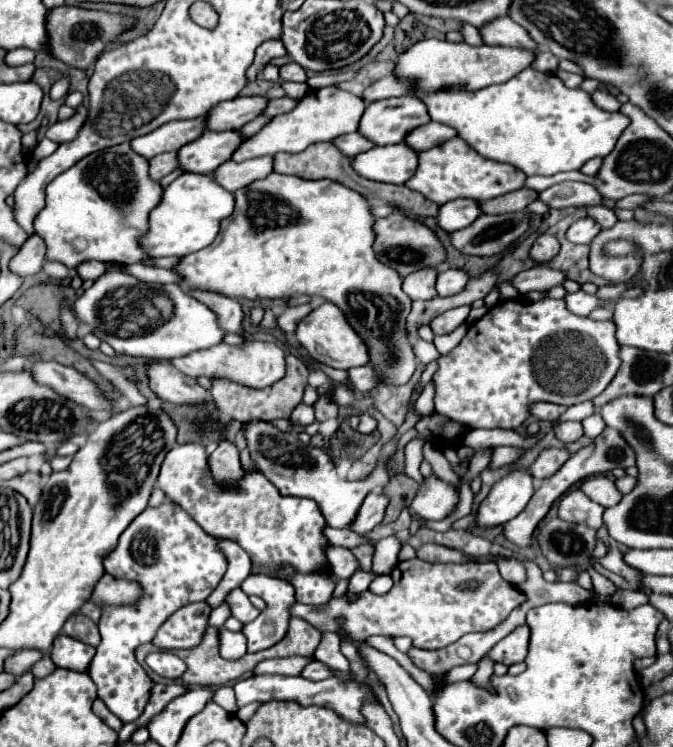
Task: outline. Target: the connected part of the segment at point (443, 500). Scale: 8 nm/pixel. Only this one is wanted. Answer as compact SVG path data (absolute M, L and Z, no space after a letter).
M433 473L429 477L423 477L423 483L419 485L417 495L413 497L411 509L423 519L441 521L455 511L457 503L459 503L457 489Z

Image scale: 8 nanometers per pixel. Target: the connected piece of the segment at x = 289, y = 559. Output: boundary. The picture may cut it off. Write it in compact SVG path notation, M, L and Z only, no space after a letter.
M187 443L177 445L169 451L165 457L165 463L161 465L161 473L157 479L157 487L167 495L169 501L177 503L181 509L185 509L201 529L213 537L233 539L237 541L251 557L251 575L267 575L275 577L279 569L285 565L291 565L295 571L301 573L327 573L331 569L325 549L329 545L323 529L327 527L325 517L321 515L317 503L303 497L283 497L269 479L259 469L243 469L243 477L237 483L217 483L209 471L207 463L209 455L203 445L199 443Z

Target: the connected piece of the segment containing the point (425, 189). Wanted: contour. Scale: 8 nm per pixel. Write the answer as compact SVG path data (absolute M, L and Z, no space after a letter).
M453 137L429 151L421 151L417 171L405 185L425 195L425 199L437 205L443 205L453 199L477 199L481 203L481 201L511 193L515 189L521 189L523 181L525 181L525 175L521 173L521 169L509 163L505 165L499 161L489 161L481 157L477 151L473 151L471 147L467 147L465 141L461 141L459 137Z

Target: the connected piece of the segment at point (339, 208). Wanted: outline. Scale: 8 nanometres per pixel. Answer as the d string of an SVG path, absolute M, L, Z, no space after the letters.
M269 173L265 179L257 179L233 195L235 211L221 221L217 239L209 247L179 259L179 263L173 267L173 273L177 273L191 291L213 291L233 299L289 299L293 295L323 297L345 313L349 325L367 345L369 363L373 363L373 367L385 375L379 385L405 385L417 369L413 343L409 335L405 335L411 299L403 293L399 275L395 297L395 271L375 259L375 233L371 229L373 215L369 211L367 199L357 195L357 191L351 191L329 179L307 181L279 173Z

